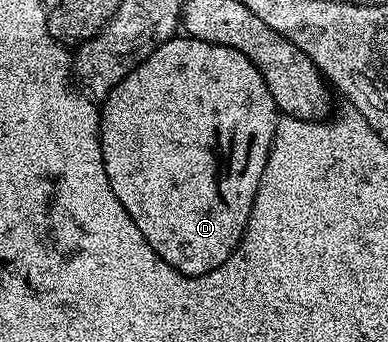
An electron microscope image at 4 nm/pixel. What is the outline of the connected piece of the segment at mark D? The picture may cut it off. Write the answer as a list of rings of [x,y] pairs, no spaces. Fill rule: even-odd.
[[[175,36],[169,38],[164,44],[160,44],[156,47],[154,51],[152,51],[152,53],[150,53],[150,55],[135,68],[135,70],[128,72],[128,76],[124,76],[124,80],[120,80],[120,84],[116,84],[116,88],[110,90],[109,94],[106,95],[104,101],[101,103],[98,138],[102,142],[102,159],[104,160],[104,172],[108,172],[108,184],[112,184],[112,192],[116,196],[116,200],[120,200],[120,204],[124,204],[124,212],[128,212],[128,216],[132,216],[136,228],[140,228],[140,232],[144,232],[144,240],[148,240],[148,244],[152,244],[154,253],[160,255],[168,265],[179,270],[181,274],[186,274],[189,278],[195,278],[201,274],[212,272],[216,268],[220,268],[224,264],[224,260],[228,260],[228,256],[232,256],[232,252],[238,247],[238,241],[242,239],[242,233],[248,224],[248,216],[252,212],[252,204],[254,203],[254,197],[258,191],[260,176],[264,172],[266,161],[270,155],[270,149],[274,143],[274,133],[278,127],[279,117],[280,111],[278,105],[272,100],[272,92],[268,92],[268,84],[264,84],[264,76],[260,76],[256,64],[252,60],[248,60],[246,54],[241,54],[232,48],[221,46],[215,42],[196,40],[189,36]]]

